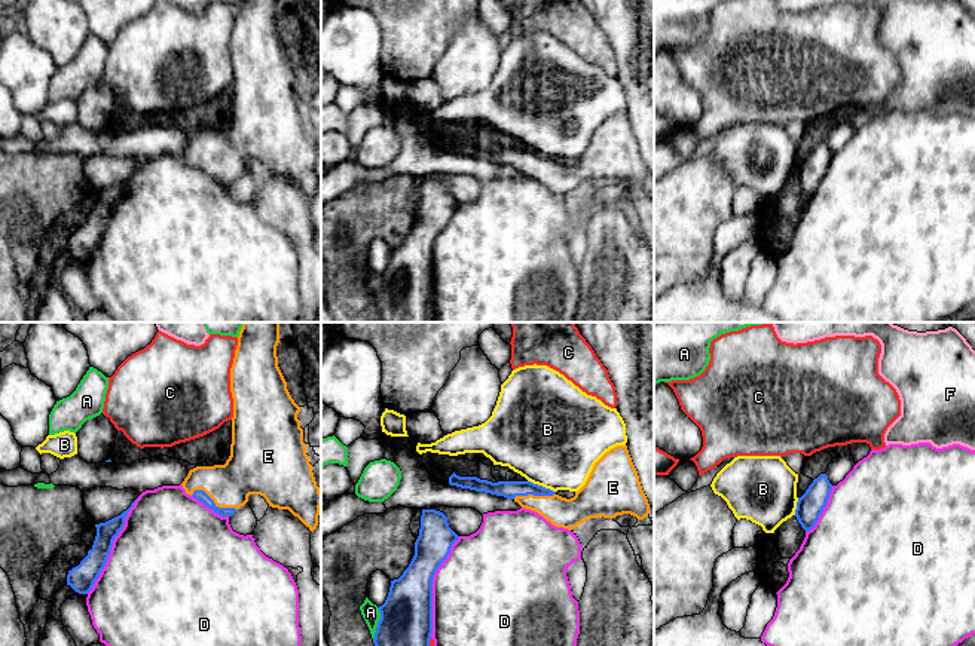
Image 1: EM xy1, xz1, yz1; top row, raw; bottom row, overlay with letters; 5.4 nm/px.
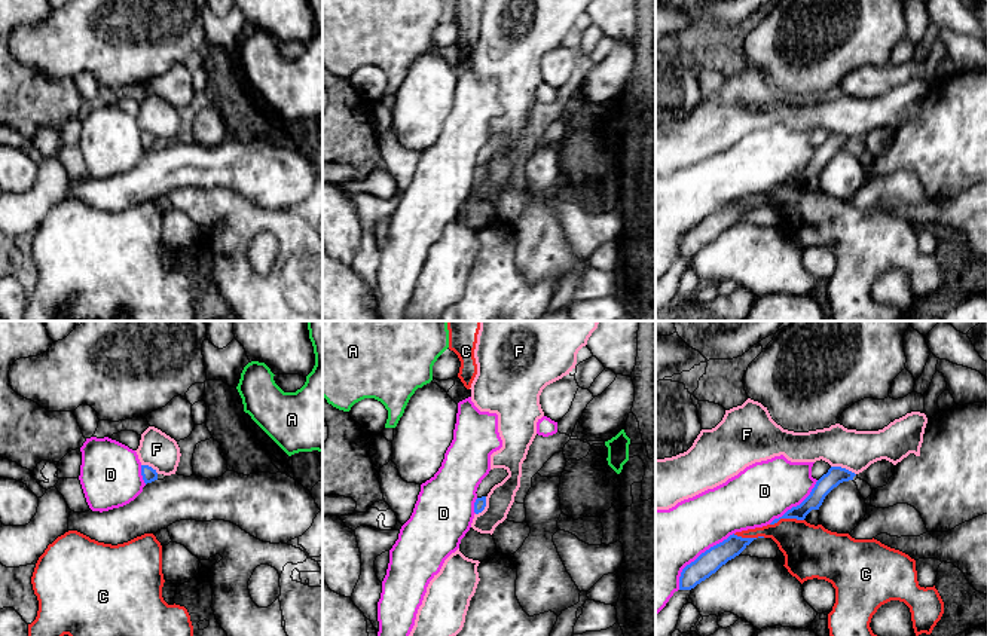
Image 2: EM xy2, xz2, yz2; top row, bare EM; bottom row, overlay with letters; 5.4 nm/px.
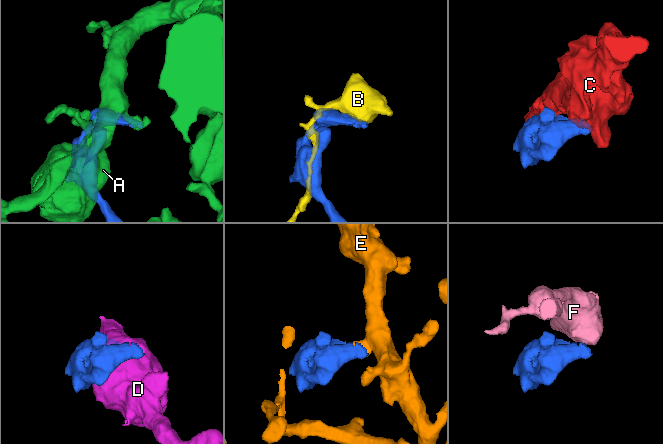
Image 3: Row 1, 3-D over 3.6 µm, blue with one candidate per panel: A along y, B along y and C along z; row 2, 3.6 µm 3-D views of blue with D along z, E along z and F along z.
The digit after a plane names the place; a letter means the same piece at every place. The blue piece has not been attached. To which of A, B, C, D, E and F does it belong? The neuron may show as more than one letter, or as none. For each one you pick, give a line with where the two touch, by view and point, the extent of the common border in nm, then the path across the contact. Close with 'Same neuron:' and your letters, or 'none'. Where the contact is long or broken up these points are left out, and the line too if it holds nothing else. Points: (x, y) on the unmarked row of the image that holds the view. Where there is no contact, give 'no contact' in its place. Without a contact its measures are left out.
E: contact xy1 (213, 170); length 260 nm; way xy1 (199, 162), (205, 162), (213, 170), (247, 138)
Same neuron: E

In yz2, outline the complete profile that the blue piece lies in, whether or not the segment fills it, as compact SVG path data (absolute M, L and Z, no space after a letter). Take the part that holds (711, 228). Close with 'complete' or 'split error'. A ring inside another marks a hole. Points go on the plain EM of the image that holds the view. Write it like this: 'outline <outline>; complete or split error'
outline M730 202L722 210L702 220L694 229L687 232L679 244L679 257L691 257L712 241L715 241L728 227L739 223L754 207Z; complete

